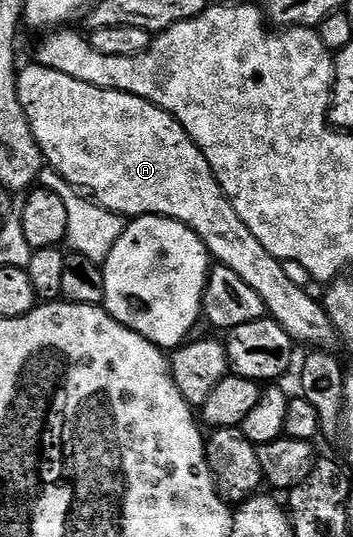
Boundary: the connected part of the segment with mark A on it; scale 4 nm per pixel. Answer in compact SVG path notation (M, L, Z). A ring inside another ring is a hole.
M29 63L17 72L16 90L47 168L62 175L62 179L77 189L87 191L103 209L118 213L125 219L169 217L189 225L194 235L198 235L198 239L202 239L208 248L209 258L215 264L230 267L234 275L241 277L262 298L267 316L280 324L282 331L286 331L293 342L301 346L312 345L308 347L332 347L332 344L337 344L336 329L330 323L323 304L317 298L315 301L308 289L292 282L286 276L284 262L270 255L270 251L266 251L266 247L250 235L250 227L238 219L238 211L234 211L231 199L222 191L210 163L206 163L206 155L202 155L190 135L186 135L184 128L169 113L146 99L138 99L138 95L94 87L90 83L70 79L70 75L62 75L62 71L35 63Z

